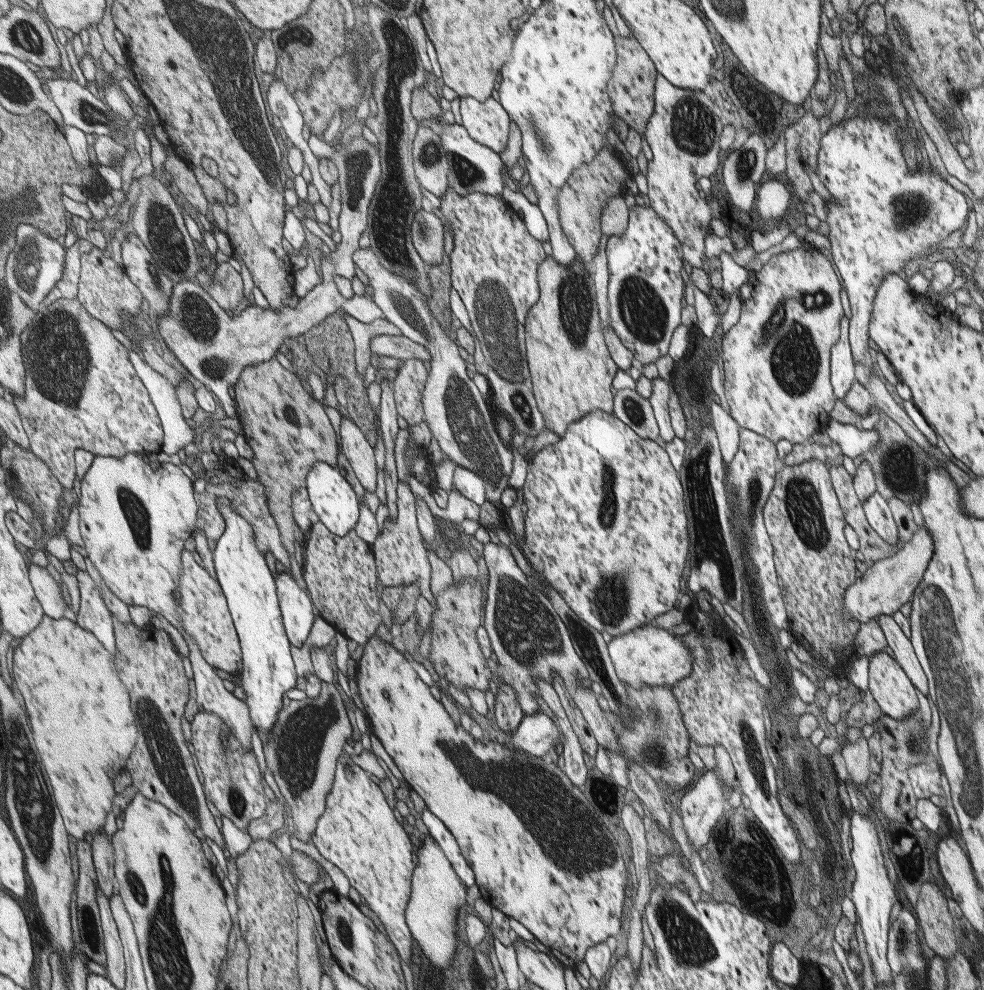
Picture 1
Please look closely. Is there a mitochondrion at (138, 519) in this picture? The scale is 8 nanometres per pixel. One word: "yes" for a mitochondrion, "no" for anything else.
yes

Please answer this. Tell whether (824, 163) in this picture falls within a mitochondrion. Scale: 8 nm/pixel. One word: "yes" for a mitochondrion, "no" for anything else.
no

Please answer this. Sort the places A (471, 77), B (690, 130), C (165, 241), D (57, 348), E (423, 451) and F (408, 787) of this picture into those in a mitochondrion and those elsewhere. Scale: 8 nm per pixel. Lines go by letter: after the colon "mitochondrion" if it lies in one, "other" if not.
A: other
B: mitochondrion
C: mitochondrion
D: mitochondrion
E: other
F: other

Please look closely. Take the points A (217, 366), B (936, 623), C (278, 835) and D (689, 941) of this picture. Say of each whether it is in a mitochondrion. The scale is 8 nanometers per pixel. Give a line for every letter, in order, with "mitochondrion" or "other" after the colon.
A: mitochondrion
B: mitochondrion
C: other
D: mitochondrion

